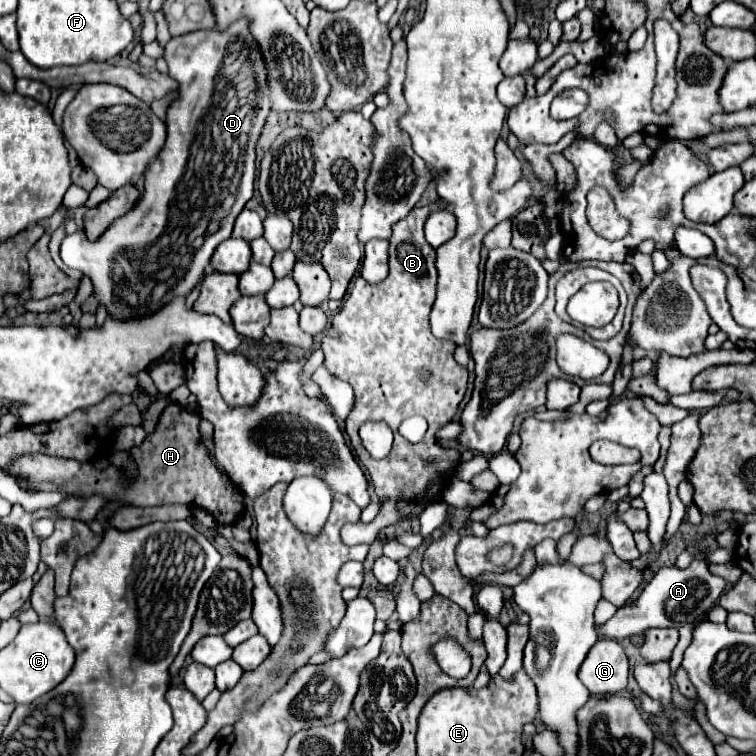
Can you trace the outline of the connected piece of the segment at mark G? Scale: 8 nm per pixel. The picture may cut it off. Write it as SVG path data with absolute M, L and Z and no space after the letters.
M597 640L579 668L579 680L591 694L613 694L627 686L629 662L617 640Z

